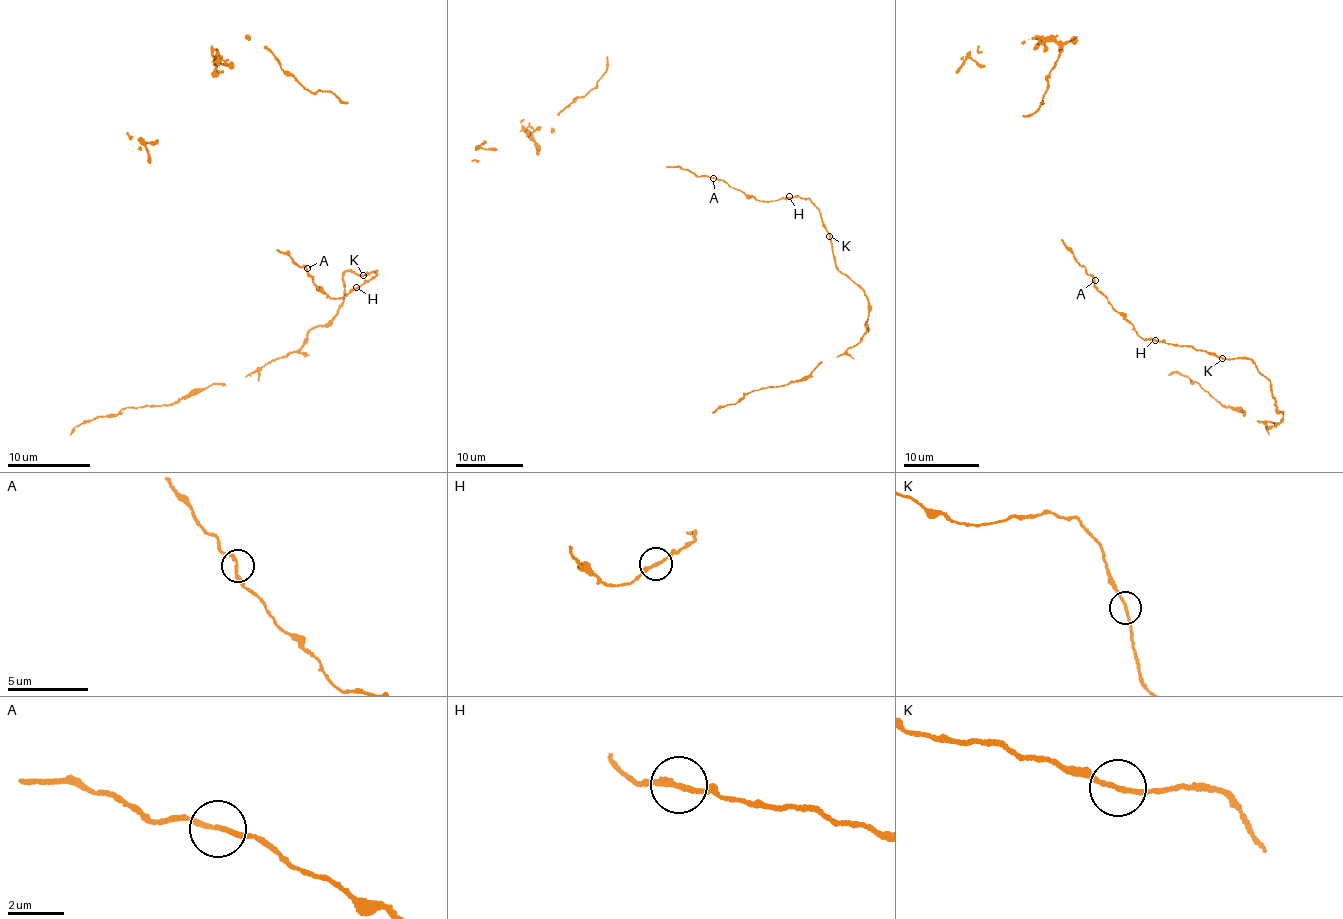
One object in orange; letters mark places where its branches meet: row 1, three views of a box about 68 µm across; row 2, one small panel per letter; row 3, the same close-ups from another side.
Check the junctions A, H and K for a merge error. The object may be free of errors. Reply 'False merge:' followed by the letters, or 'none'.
False merge: none

